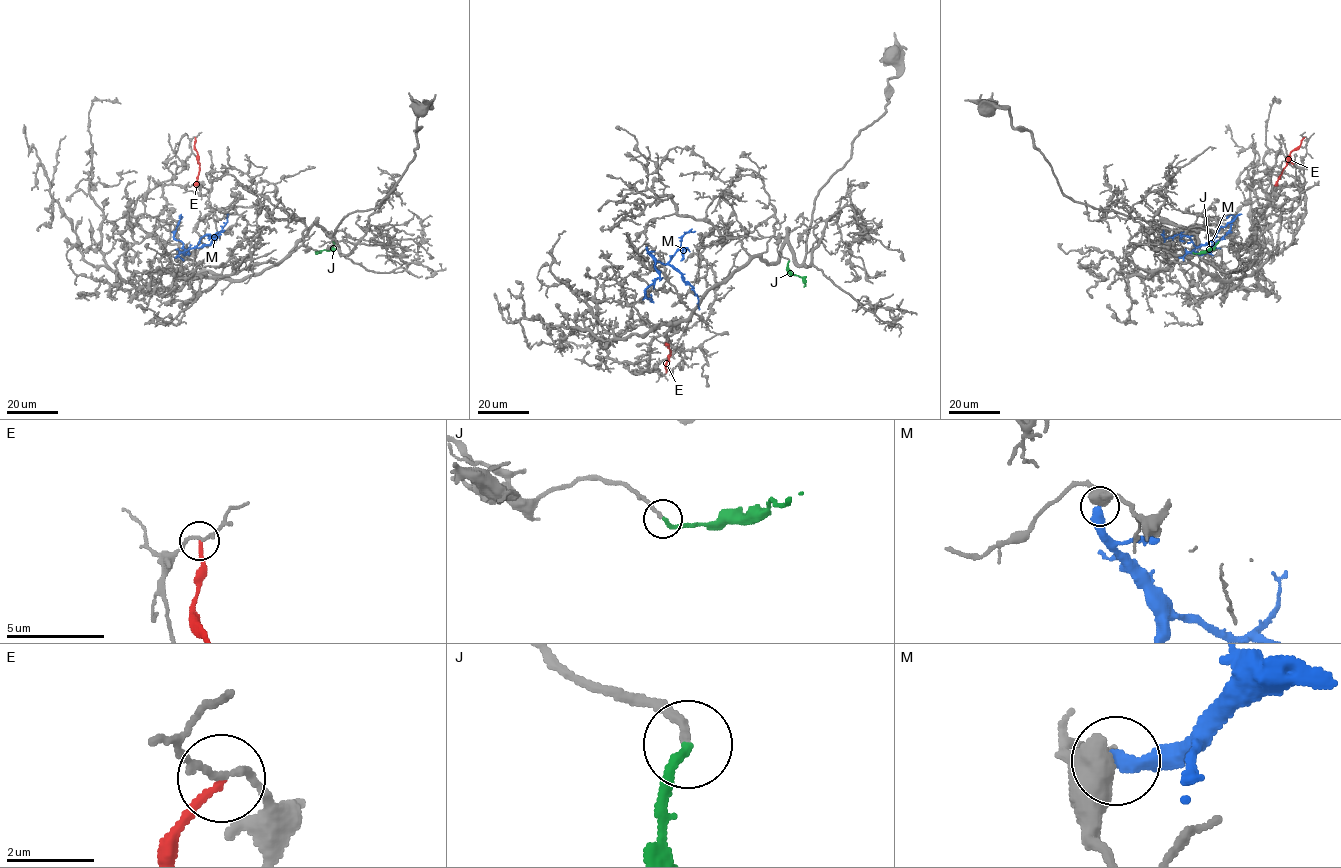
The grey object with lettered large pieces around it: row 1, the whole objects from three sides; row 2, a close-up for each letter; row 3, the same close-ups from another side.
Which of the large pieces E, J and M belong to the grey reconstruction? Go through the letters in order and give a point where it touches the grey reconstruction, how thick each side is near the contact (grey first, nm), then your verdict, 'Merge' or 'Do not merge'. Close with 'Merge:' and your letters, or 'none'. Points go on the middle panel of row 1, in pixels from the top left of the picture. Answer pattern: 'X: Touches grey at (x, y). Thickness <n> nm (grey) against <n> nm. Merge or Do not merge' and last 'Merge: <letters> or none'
E: Touches grey at (666, 372). Thickness 130 nm (grey) against 170 nm. Do not merge
J: Touches grey at (789, 261). Thickness 200 nm (grey) against 200 nm. Merge
M: Touches grey at (647, 247). Thickness 550 nm (grey) against 420 nm. Do not merge
Merge: J

